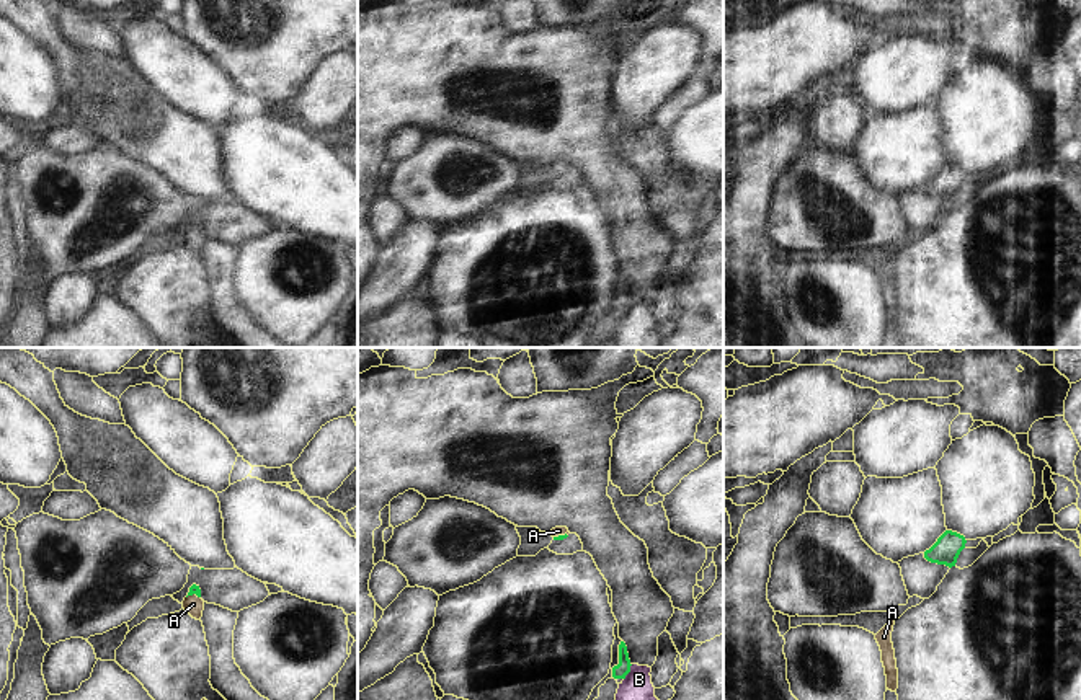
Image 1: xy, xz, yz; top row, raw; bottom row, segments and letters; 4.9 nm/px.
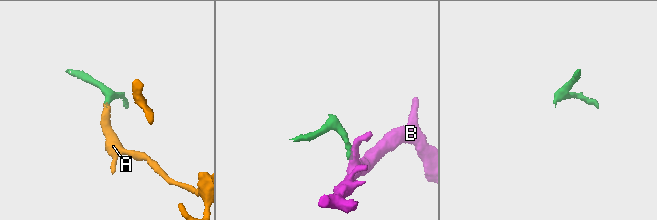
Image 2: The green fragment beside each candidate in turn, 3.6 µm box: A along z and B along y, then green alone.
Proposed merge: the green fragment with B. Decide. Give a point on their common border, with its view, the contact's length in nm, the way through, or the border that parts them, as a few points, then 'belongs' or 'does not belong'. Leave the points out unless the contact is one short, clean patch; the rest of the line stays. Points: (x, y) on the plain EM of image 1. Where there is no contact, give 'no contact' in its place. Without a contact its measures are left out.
contact xz (629, 305); length 90 nm; border xz (632, 299), (624, 314); does not belong

